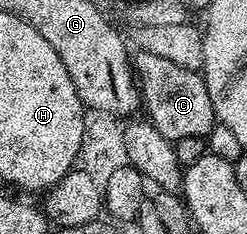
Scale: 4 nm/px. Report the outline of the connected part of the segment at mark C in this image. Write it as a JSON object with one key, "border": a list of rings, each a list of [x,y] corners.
{"border":[[[138,50],[131,59],[133,75],[139,84],[144,114],[149,122],[163,133],[163,137],[174,141],[183,137],[207,137],[216,125],[215,105],[211,105],[211,93],[207,93],[205,77],[200,71],[183,69],[167,57]]]}

